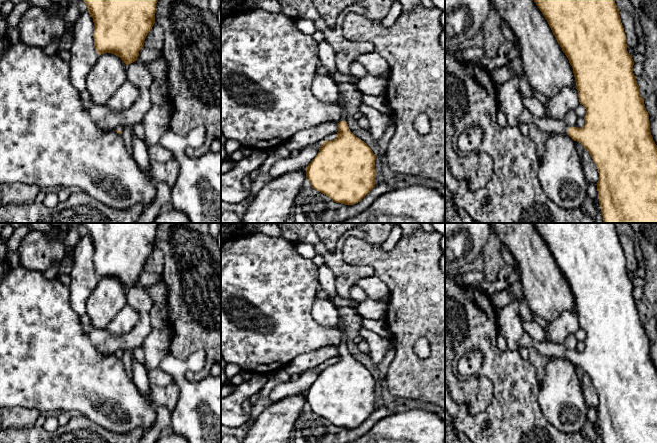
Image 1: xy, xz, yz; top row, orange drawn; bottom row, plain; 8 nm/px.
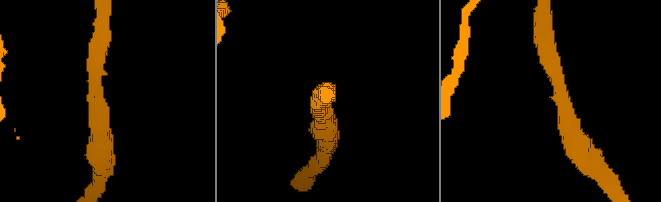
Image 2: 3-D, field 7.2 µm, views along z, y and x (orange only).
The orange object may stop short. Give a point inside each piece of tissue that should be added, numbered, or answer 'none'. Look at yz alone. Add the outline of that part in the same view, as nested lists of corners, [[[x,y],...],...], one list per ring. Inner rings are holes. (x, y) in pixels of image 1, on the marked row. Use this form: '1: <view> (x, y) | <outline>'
1: yz (545, 124) | [[[527,109],[521,111],[518,117],[518,123],[519,125],[522,123],[528,125],[534,124],[538,129],[550,133],[567,133],[569,129],[563,120],[557,121],[549,118],[537,118]]]

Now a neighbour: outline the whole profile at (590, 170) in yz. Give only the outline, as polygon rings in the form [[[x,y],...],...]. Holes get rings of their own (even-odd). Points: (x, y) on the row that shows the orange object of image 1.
[[[585,149],[583,153],[580,155],[582,170],[586,179],[590,183],[597,184],[599,180],[599,173],[596,164],[593,162],[590,153]]]

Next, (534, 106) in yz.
[[[520,92],[520,97],[525,109],[527,109],[533,116],[537,118],[546,118],[545,106],[534,97],[526,97]]]

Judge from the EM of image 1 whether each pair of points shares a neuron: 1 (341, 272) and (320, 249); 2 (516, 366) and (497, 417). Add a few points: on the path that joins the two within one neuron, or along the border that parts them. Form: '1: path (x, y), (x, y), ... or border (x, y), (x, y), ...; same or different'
1: path (337, 266), (326, 255); same
2: path (514, 379), (514, 400), (510, 404); same

